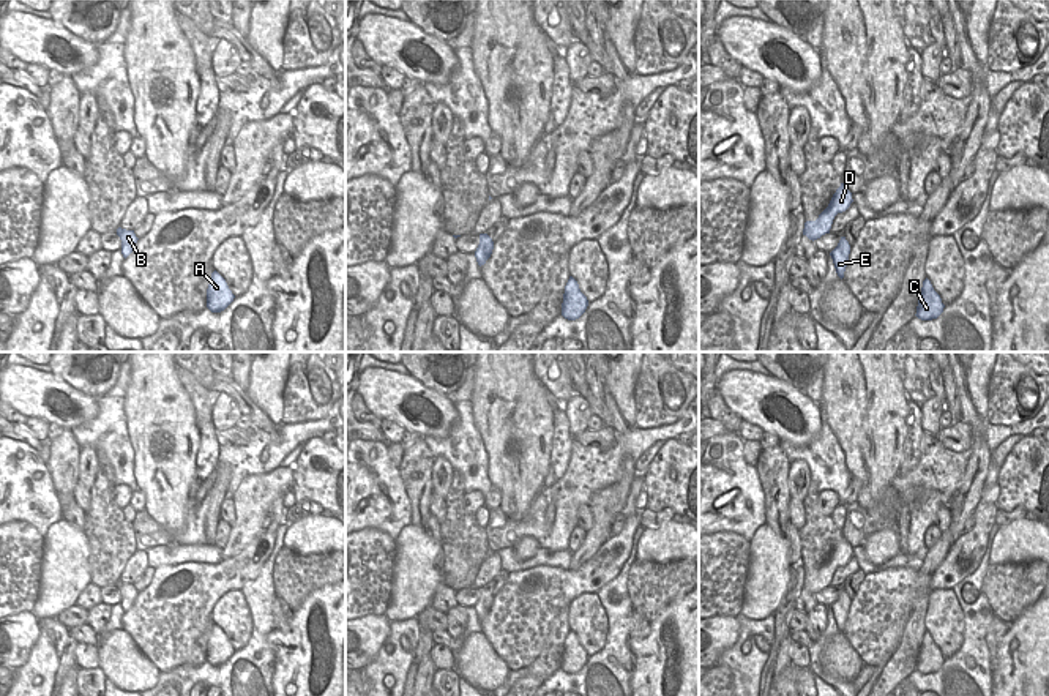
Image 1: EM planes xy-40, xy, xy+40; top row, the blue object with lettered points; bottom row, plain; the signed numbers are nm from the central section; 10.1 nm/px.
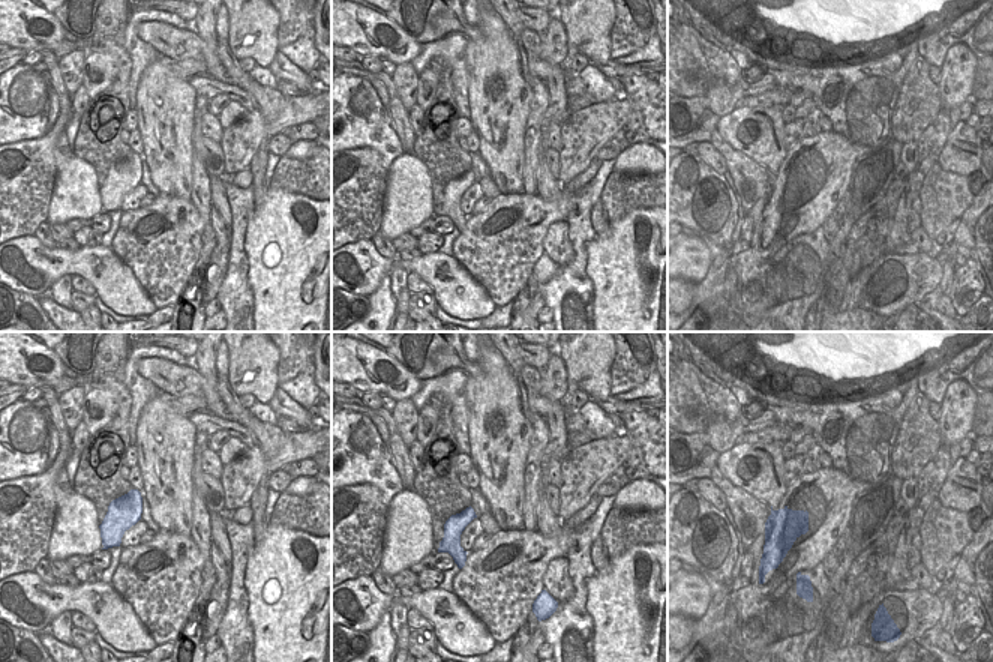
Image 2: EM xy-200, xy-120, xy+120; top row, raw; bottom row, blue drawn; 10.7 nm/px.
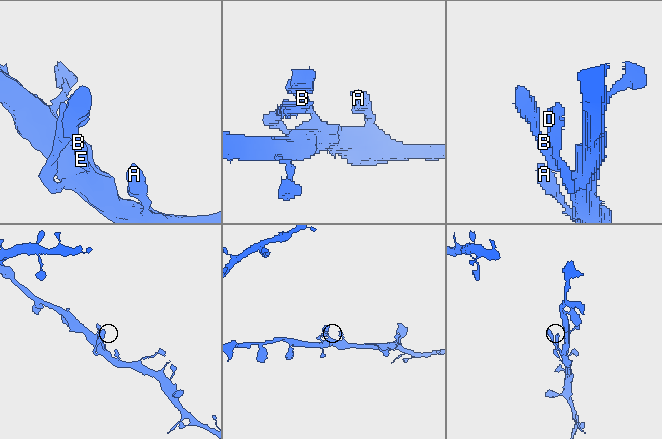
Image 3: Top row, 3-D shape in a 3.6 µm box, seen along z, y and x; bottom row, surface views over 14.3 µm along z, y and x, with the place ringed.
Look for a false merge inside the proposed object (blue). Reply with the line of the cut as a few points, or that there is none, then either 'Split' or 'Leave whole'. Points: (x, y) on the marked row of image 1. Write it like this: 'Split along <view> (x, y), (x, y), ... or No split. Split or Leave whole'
No split. Leave whole.

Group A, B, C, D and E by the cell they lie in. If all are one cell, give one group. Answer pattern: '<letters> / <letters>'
A B C D E

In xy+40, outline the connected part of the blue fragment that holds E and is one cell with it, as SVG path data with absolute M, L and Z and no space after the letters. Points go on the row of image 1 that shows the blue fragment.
M841 237L838 246L830 253L836 273L841 279L844 278L844 271L849 262L849 254L850 254L850 245L846 240L846 237Z

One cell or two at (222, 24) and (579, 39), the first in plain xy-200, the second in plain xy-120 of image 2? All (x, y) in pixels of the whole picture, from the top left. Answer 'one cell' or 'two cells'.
two cells

